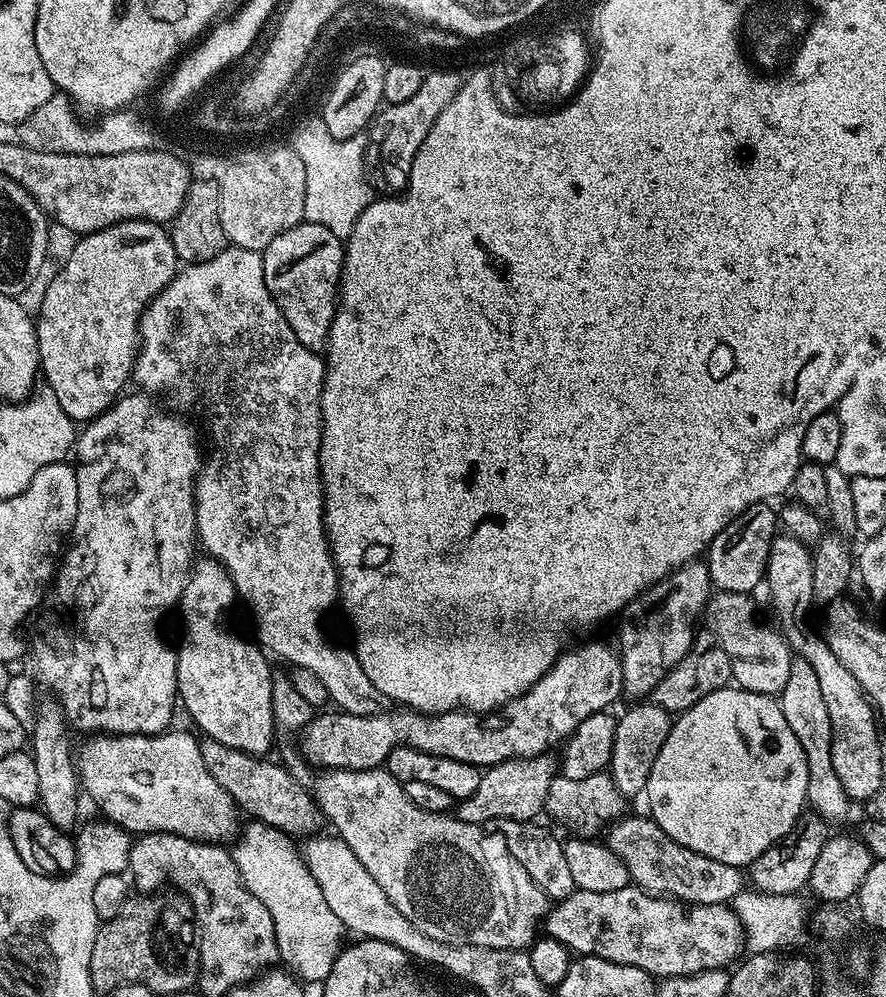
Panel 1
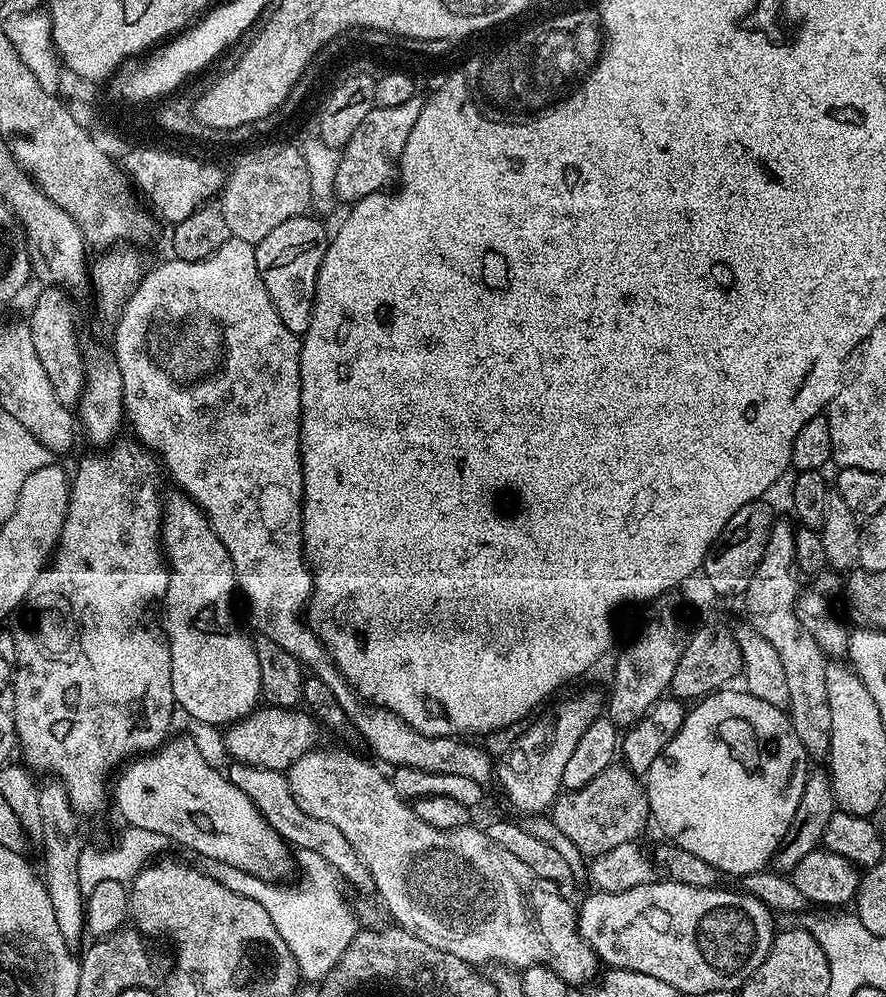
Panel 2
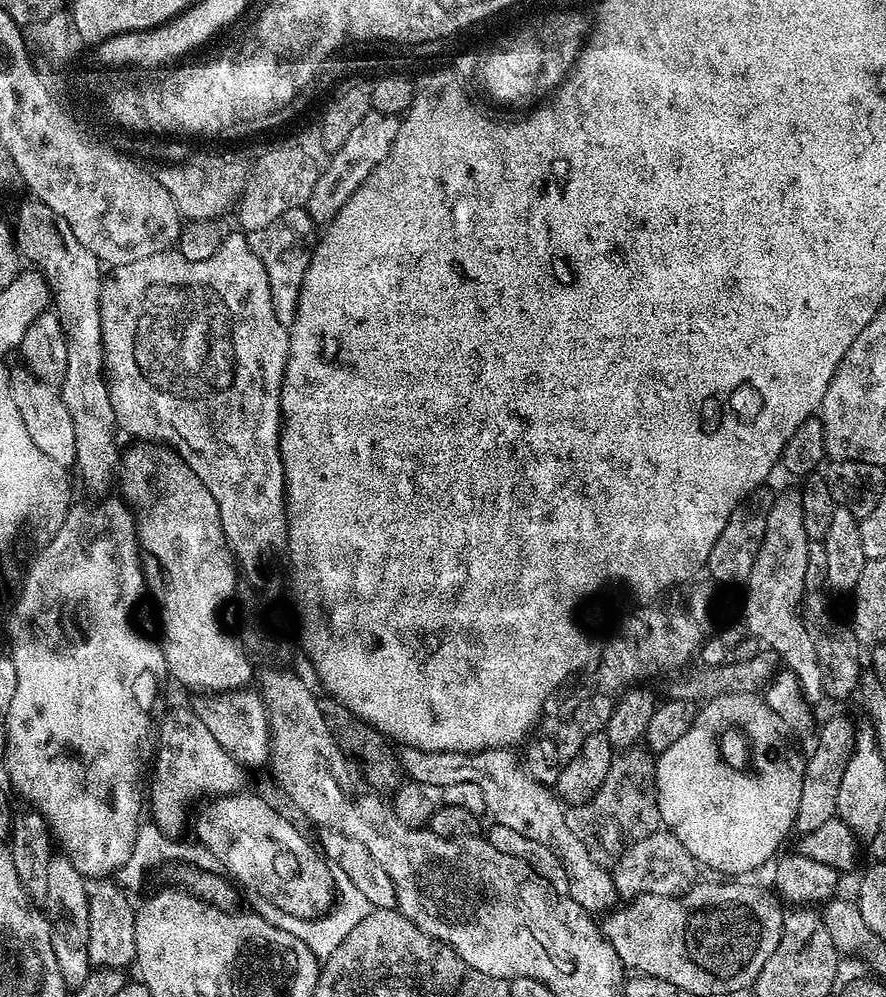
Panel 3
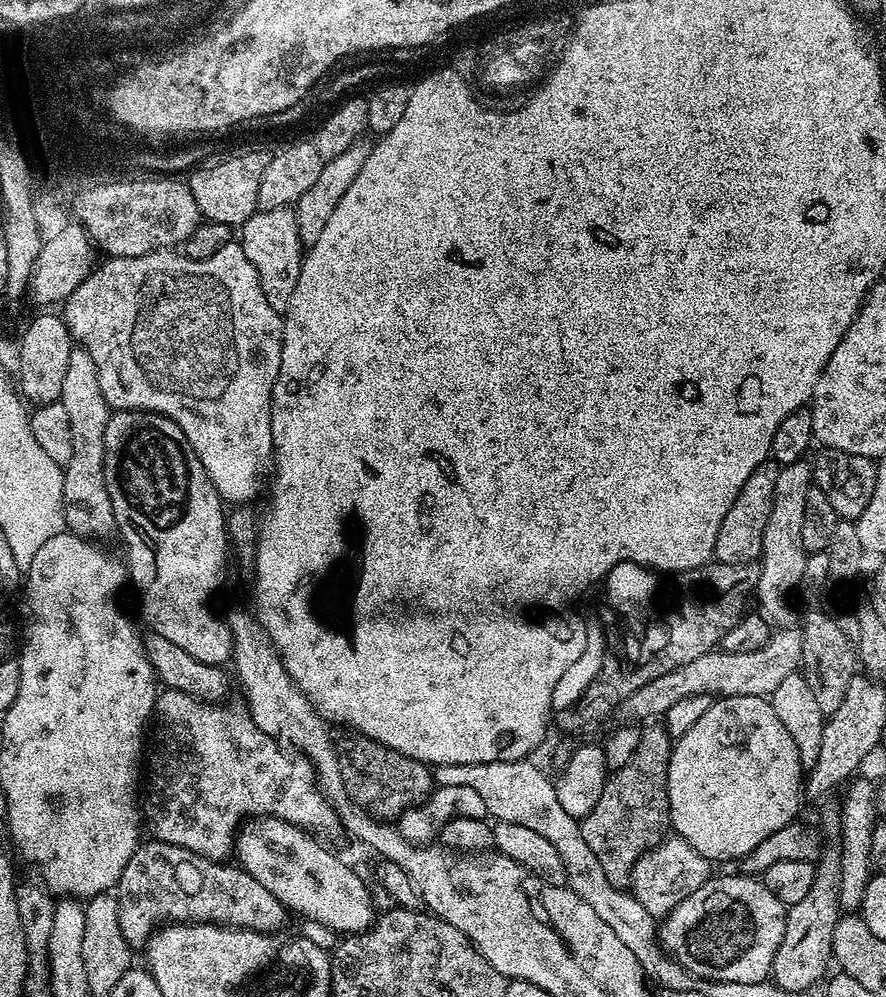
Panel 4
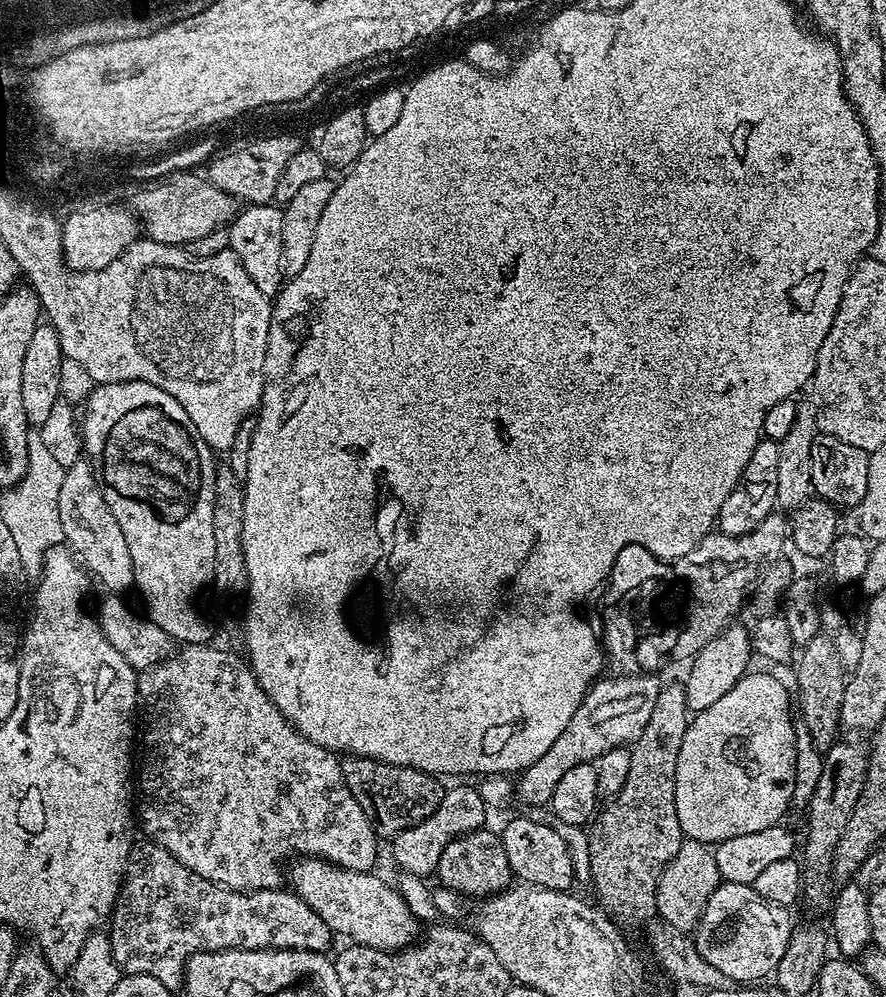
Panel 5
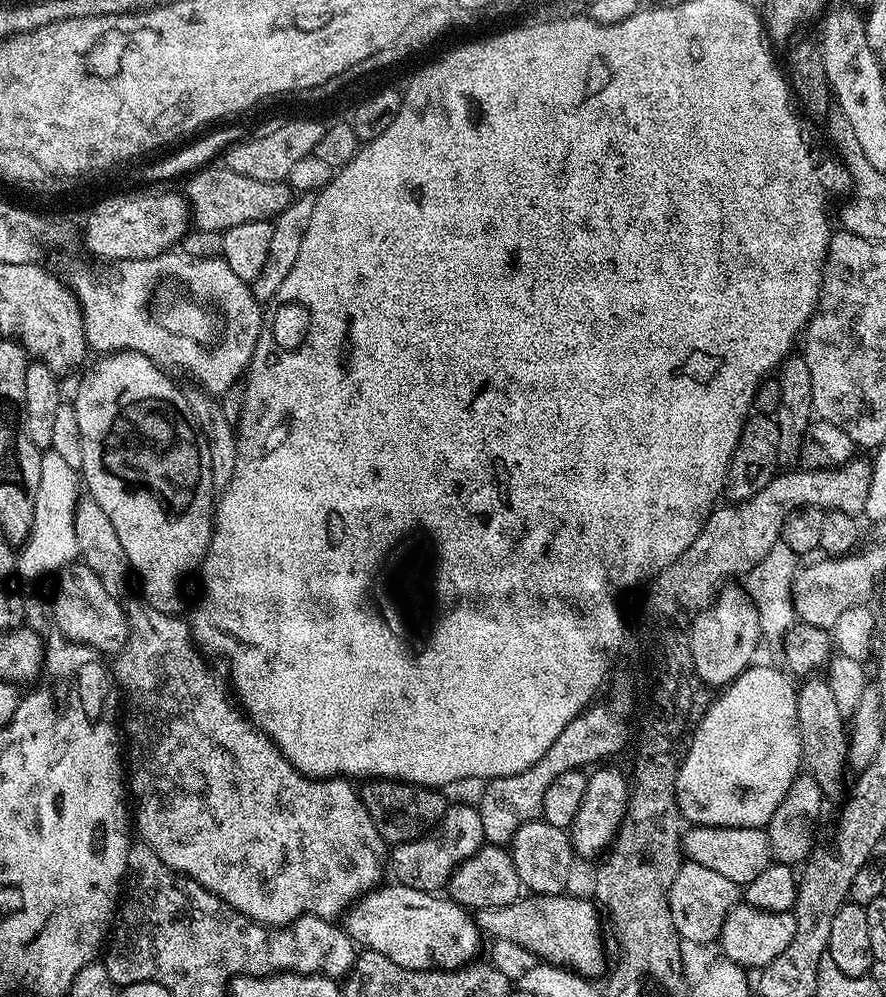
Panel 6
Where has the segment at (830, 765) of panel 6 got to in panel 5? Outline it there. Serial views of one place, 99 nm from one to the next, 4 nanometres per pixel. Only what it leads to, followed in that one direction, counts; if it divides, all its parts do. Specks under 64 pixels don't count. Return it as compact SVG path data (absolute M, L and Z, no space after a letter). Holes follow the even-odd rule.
M817 634L808 644L803 645L801 656L796 663L796 692L798 694L798 706L800 708L800 720L804 723L812 741L821 752L828 751L839 737L840 716L842 698L845 696L846 670L841 666L841 660L837 656L835 643L825 635Z

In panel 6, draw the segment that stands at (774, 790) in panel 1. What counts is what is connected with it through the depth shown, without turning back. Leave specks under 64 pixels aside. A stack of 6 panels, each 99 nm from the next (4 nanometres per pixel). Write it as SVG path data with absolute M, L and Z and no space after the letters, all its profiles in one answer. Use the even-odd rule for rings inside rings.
M753 663L744 669L744 673L738 679L727 685L717 695L721 696L705 710L704 717L697 722L696 729L692 732L692 741L688 744L688 753L682 756L676 769L676 805L680 807L681 817L689 825L701 824L702 826L722 826L723 828L764 828L770 822L774 810L778 810L778 802L782 802L782 798L786 798L786 790L790 790L794 778L801 775L802 759L798 714L796 713L797 687L794 684L792 686L793 679L785 671L773 666L771 663L765 663Z

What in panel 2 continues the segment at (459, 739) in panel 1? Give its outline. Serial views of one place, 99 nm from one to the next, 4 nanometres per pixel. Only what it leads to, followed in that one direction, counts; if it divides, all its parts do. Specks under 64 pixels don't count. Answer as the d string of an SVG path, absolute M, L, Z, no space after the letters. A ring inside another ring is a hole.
M260 706L251 716L237 720L225 731L228 733L224 736L224 744L233 761L259 768L284 770L289 767L294 755L303 755L313 747L316 728L317 721L307 711Z

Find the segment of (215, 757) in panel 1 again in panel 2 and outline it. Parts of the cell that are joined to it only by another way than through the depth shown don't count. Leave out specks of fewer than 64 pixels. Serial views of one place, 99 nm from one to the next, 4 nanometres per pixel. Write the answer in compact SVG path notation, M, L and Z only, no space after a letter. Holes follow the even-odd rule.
M232 762L229 765L229 768L226 768L226 775L230 783L238 786L238 790L242 790L242 794L246 794L250 802L254 802L257 810L268 819L268 824L280 833L293 849L318 854L341 879L348 878L360 888L373 887L372 874L358 854L358 850L354 850L350 838L346 838L346 834L342 834L338 826L322 822L322 818L314 818L308 814L296 800L296 795L288 785L287 775L283 771L239 762Z

